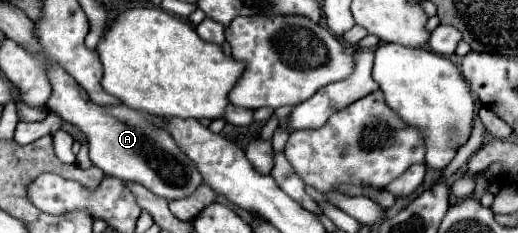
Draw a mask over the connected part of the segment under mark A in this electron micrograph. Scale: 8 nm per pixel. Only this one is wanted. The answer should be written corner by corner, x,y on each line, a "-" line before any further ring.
48,64
48,80
52,86
52,96
46,104
48,110
58,114
66,122
72,122
88,138
90,160
106,176
138,182
166,200
190,196
194,188
202,184
200,172
190,162
190,158
180,152
180,148
164,128
152,126
146,114
132,110
124,104
94,104
88,98
86,90
66,70
62,70
60,64

